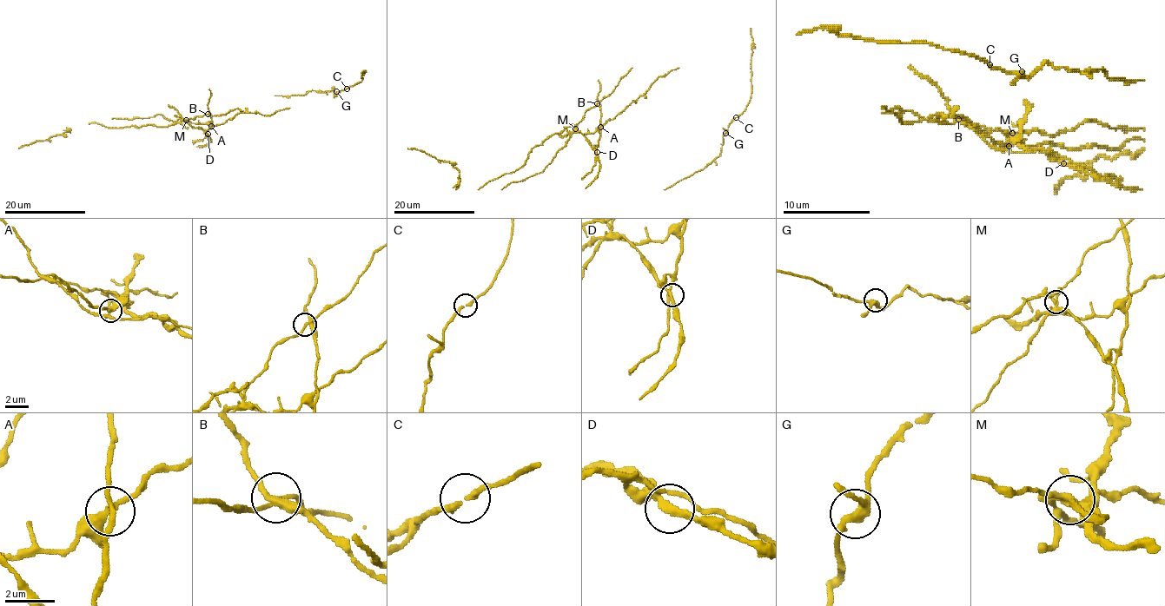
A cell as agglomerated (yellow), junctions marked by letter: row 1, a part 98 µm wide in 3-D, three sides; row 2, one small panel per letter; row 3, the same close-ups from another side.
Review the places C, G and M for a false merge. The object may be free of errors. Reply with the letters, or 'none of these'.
M

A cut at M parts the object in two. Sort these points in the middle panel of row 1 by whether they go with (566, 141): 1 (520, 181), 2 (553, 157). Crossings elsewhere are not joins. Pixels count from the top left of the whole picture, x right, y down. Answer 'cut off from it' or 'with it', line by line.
1: with it
2: with it

